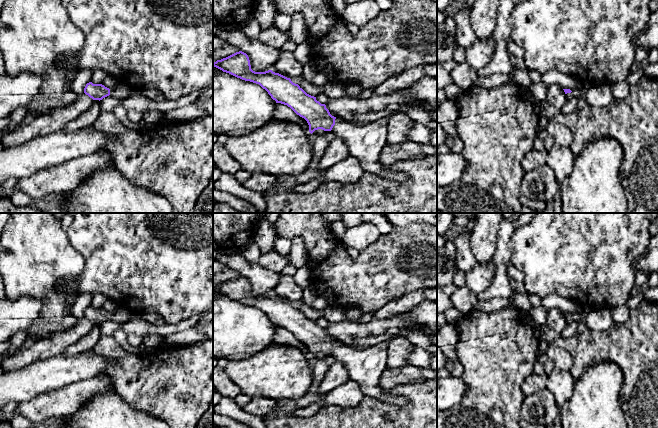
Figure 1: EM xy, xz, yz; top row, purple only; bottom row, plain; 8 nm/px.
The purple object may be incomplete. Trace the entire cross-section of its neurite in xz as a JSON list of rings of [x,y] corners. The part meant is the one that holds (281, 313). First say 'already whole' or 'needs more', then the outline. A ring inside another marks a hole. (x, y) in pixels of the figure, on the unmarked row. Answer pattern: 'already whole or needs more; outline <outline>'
needs more; outline [[[242,275],[217,284],[213,287],[213,291],[242,304],[259,308],[276,327],[287,329],[304,342],[311,358],[318,353],[332,354],[336,361],[345,365],[350,379],[361,386],[364,396],[375,397],[400,407],[406,405],[405,397],[386,393],[379,385],[380,377],[387,368],[388,342],[393,338],[362,350],[349,345],[336,347],[336,341],[330,338],[325,328],[321,328],[316,321],[307,318],[290,302],[272,294],[253,295],[248,279]]]

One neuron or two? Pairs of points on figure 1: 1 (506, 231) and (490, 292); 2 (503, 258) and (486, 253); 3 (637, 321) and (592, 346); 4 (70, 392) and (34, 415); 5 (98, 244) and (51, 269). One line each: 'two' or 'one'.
1: one
2: two
3: one
4: one
5: two

